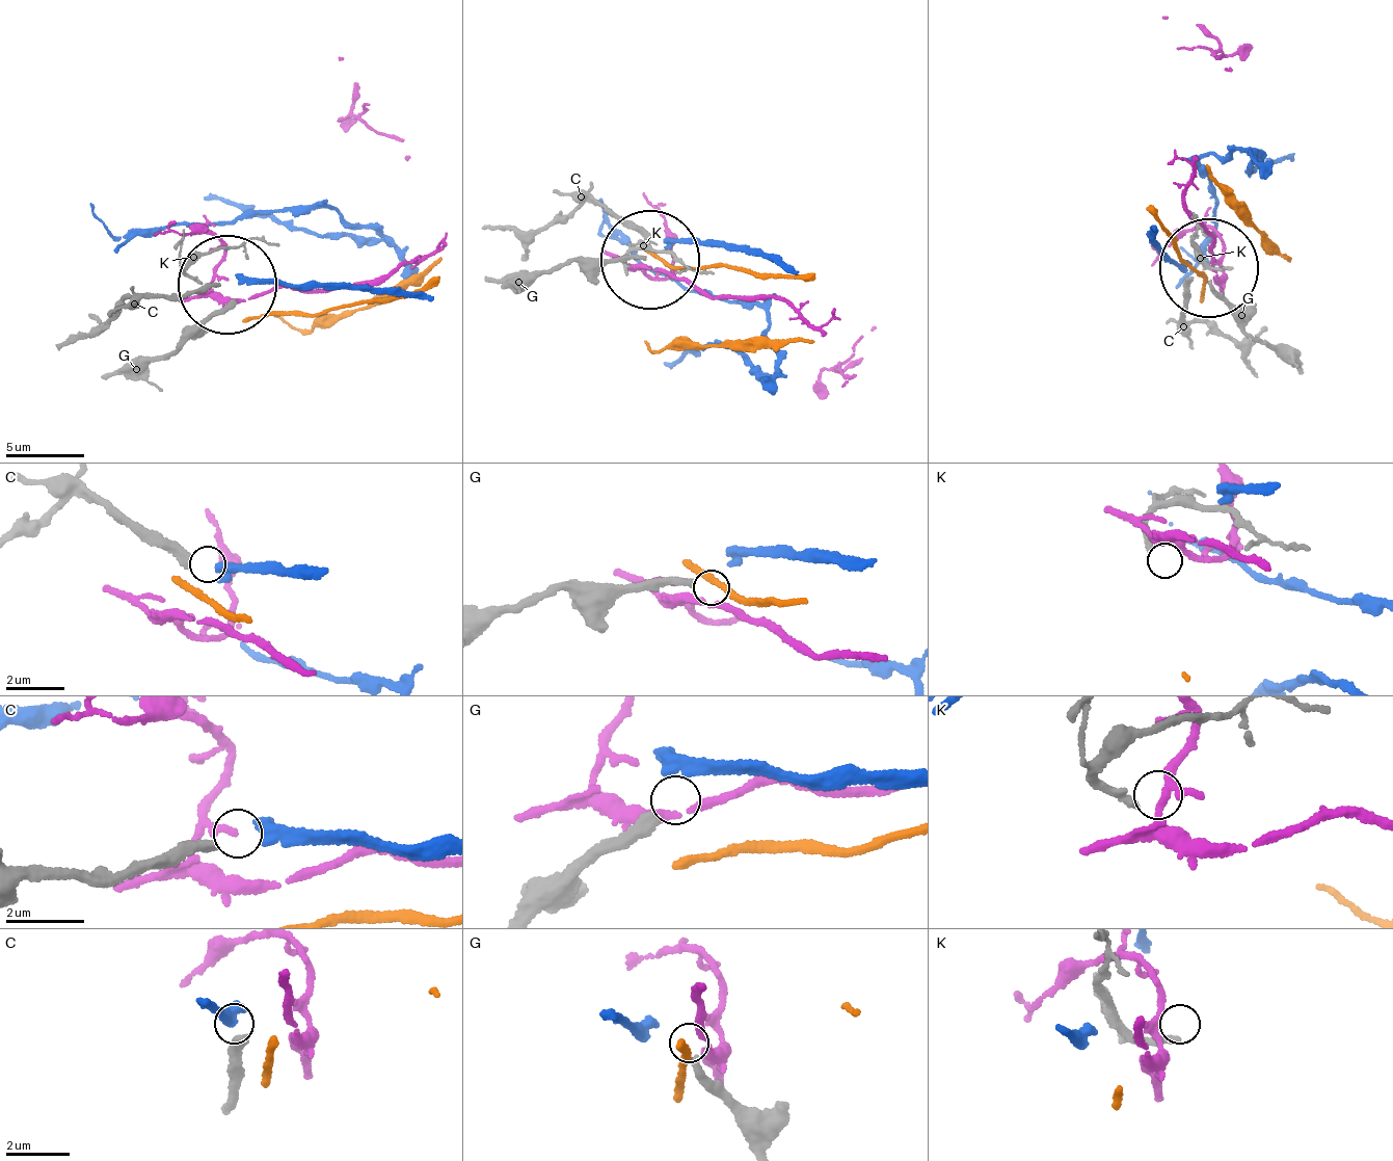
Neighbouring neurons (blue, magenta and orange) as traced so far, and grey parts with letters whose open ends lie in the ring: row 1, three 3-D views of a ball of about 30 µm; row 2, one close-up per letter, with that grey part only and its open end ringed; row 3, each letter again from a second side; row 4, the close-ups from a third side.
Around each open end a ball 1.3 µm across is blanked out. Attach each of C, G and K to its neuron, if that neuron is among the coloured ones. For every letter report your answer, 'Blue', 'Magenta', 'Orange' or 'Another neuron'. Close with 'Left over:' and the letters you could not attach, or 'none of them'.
C: Blue
G: Another neuron
K: Another neuron
Left over: G, K

